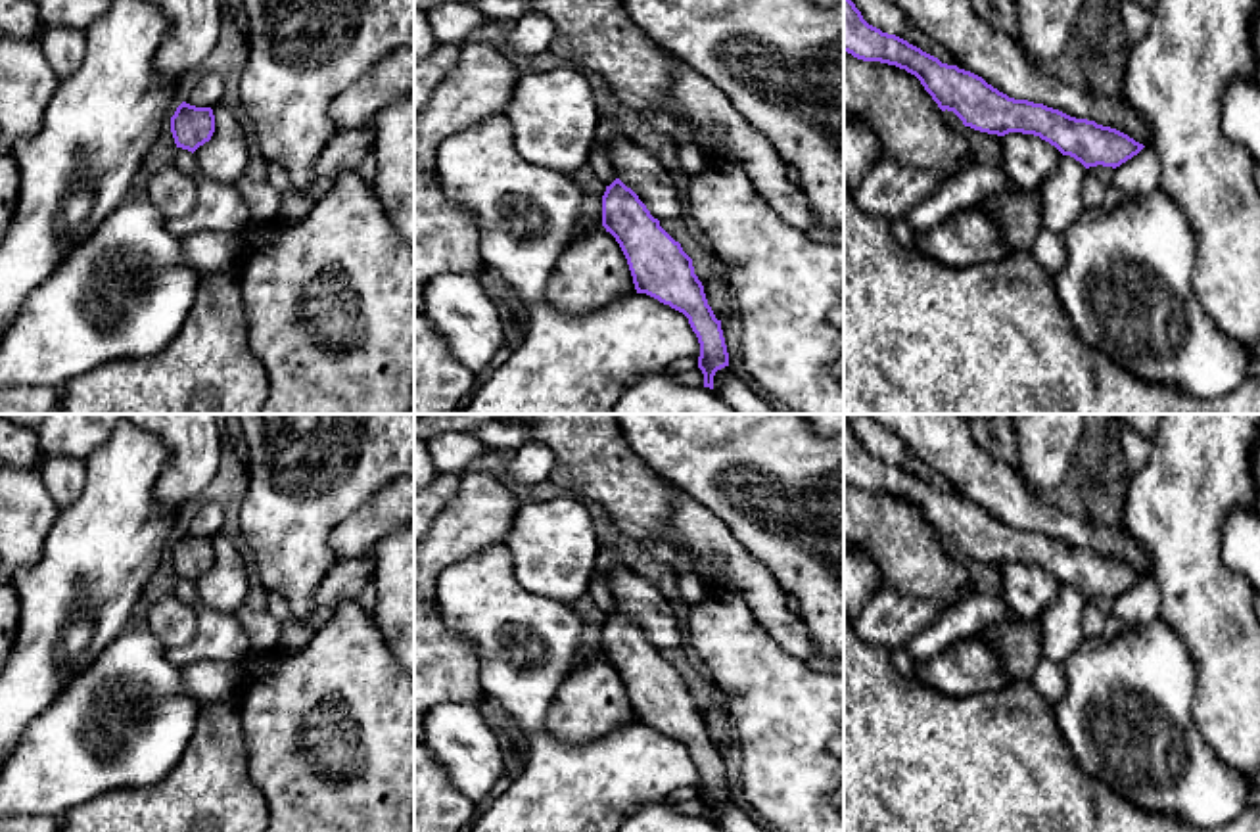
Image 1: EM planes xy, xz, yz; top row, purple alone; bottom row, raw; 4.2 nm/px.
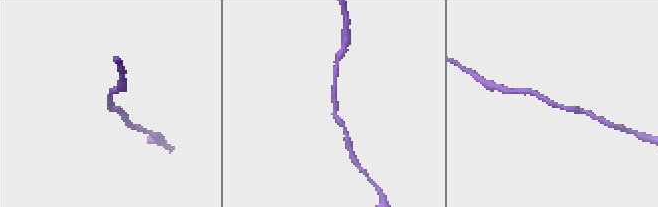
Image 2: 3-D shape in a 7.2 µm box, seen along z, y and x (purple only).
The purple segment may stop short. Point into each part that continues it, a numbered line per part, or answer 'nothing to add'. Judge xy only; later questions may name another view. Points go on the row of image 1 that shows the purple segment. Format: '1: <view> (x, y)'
nothing to add

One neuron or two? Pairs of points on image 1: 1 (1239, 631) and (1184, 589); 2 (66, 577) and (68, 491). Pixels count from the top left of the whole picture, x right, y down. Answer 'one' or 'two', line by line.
1: one
2: two

